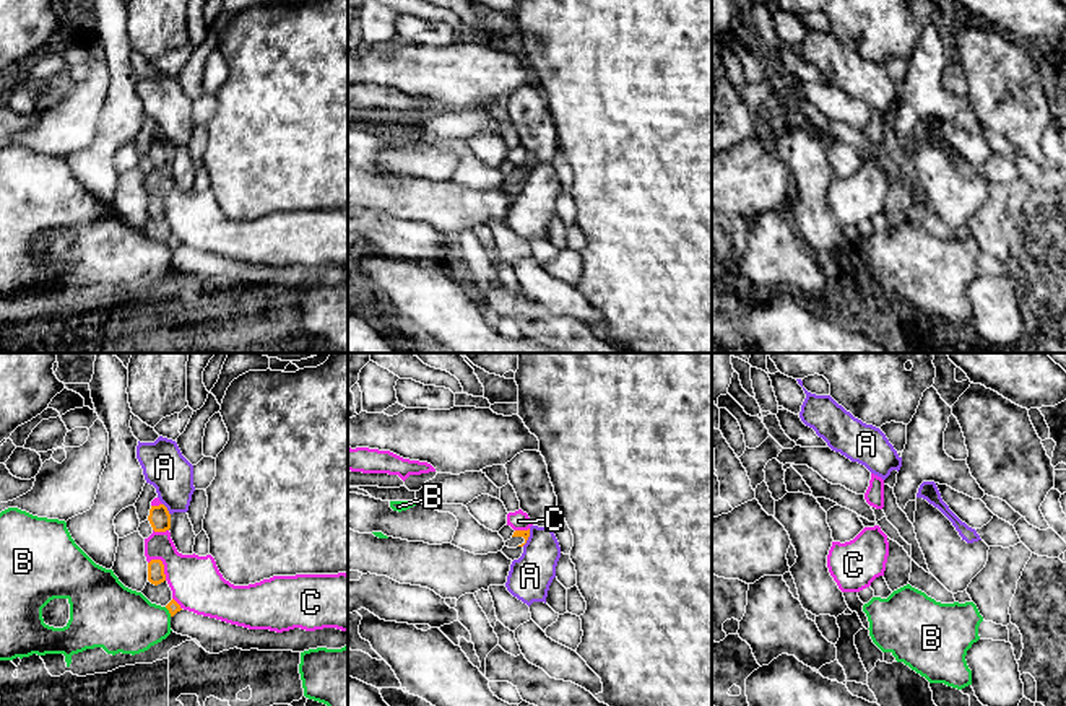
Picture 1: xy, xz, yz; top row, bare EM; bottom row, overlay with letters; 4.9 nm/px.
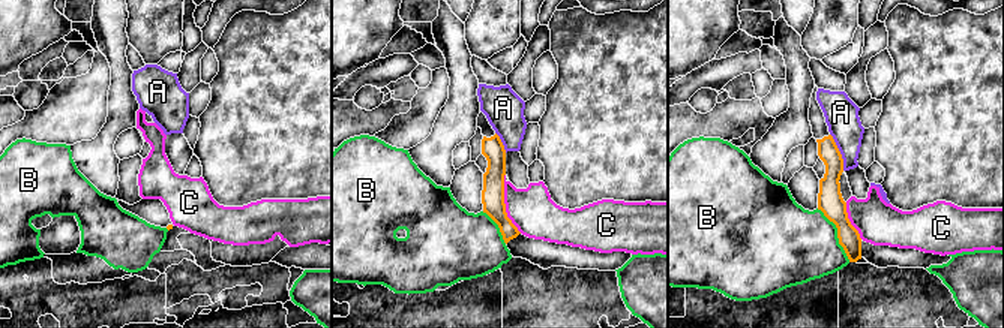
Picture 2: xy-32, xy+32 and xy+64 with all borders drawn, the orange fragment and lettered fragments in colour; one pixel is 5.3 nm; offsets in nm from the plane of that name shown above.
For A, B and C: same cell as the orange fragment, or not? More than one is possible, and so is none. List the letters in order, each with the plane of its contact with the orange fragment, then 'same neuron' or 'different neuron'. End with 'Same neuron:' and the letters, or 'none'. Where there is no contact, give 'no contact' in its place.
A: xy | different neuron
B: xy | different neuron
C: xy | different neuron
Same neuron: none

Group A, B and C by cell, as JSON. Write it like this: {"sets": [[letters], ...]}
{"sets": [["A"], ["B"], ["C"]]}

